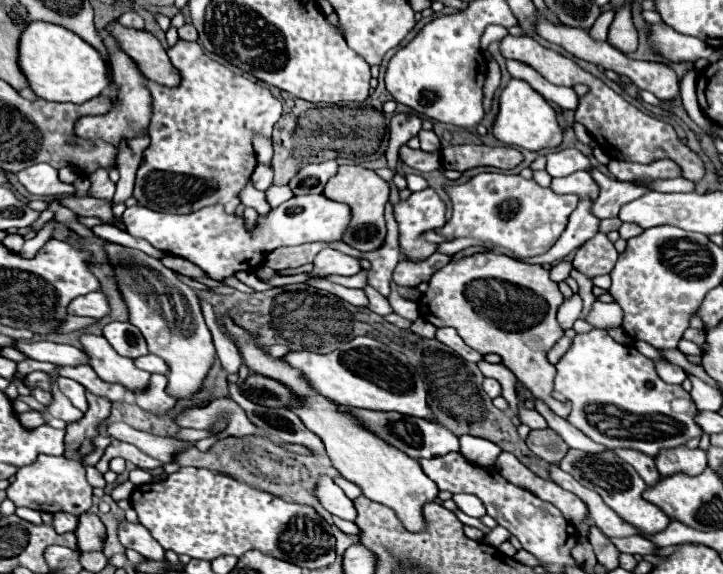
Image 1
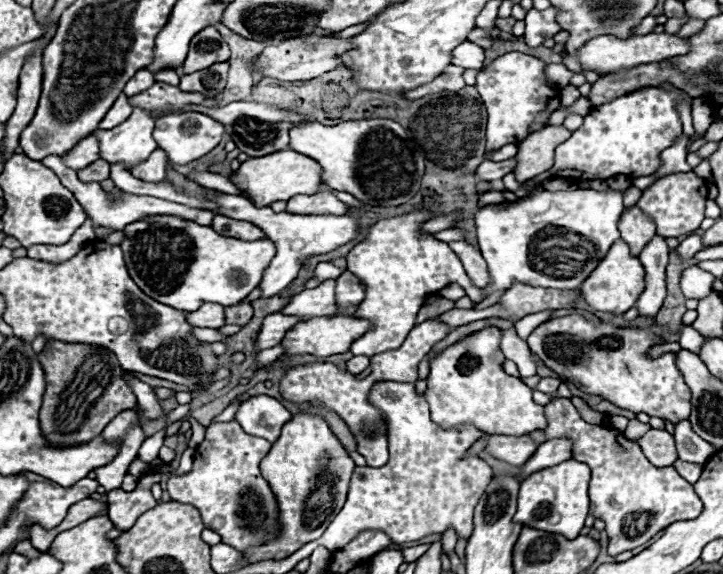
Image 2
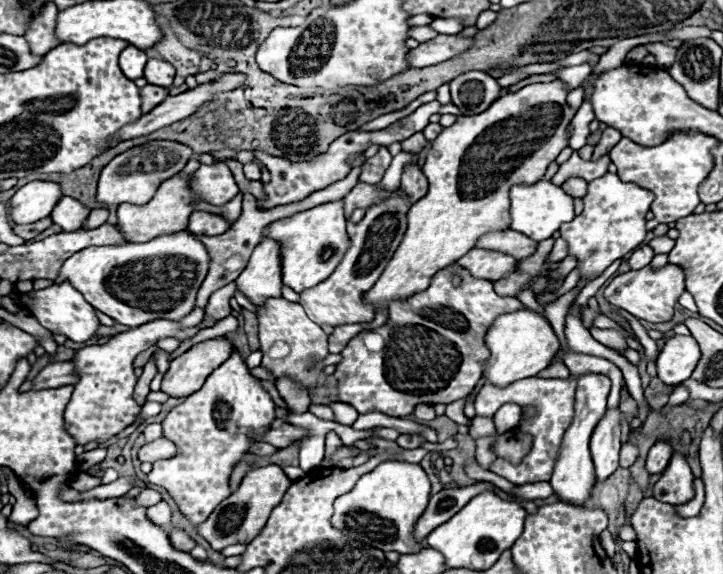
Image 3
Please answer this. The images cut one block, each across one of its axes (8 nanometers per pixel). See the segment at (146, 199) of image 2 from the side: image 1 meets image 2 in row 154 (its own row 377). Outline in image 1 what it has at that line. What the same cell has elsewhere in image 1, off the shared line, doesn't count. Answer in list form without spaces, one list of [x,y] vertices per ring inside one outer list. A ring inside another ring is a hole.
[[[52,376],[52,404],[48,406],[48,414],[54,416],[54,418],[60,418],[64,422],[78,422],[82,418],[82,412],[78,408],[74,408],[70,404],[70,400],[58,390],[56,386],[56,376]]]

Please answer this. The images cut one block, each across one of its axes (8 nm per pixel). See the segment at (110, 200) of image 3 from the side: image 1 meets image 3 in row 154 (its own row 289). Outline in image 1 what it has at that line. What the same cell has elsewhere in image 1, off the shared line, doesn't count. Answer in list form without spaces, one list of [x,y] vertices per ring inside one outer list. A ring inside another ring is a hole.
[[[104,242],[104,250],[114,268],[122,300],[128,308],[128,322],[142,332],[148,350],[164,358],[170,366],[168,394],[174,398],[190,398],[200,390],[202,380],[206,378],[216,356],[212,334],[204,322],[196,292],[180,282],[180,278],[160,260],[146,256],[140,250],[124,248],[112,242]]]

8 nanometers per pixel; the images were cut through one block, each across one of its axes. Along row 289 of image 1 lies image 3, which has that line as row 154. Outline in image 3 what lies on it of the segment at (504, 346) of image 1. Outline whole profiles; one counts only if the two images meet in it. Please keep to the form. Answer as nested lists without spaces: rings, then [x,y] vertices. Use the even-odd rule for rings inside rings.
[[[562,80],[526,84],[518,92],[504,94],[502,98],[492,102],[488,110],[476,116],[458,116],[458,120],[452,126],[444,128],[438,134],[422,166],[422,172],[428,178],[428,192],[424,198],[410,206],[408,226],[400,246],[388,260],[384,272],[374,282],[372,290],[364,292],[362,296],[366,304],[374,306],[376,314],[382,308],[388,308],[394,300],[402,302],[408,296],[426,290],[434,272],[472,250],[476,238],[480,238],[482,234],[490,230],[510,228],[510,188],[514,184],[534,184],[542,180],[548,164],[556,160],[560,150],[568,146],[574,108],[566,102],[566,94],[566,82]]]

